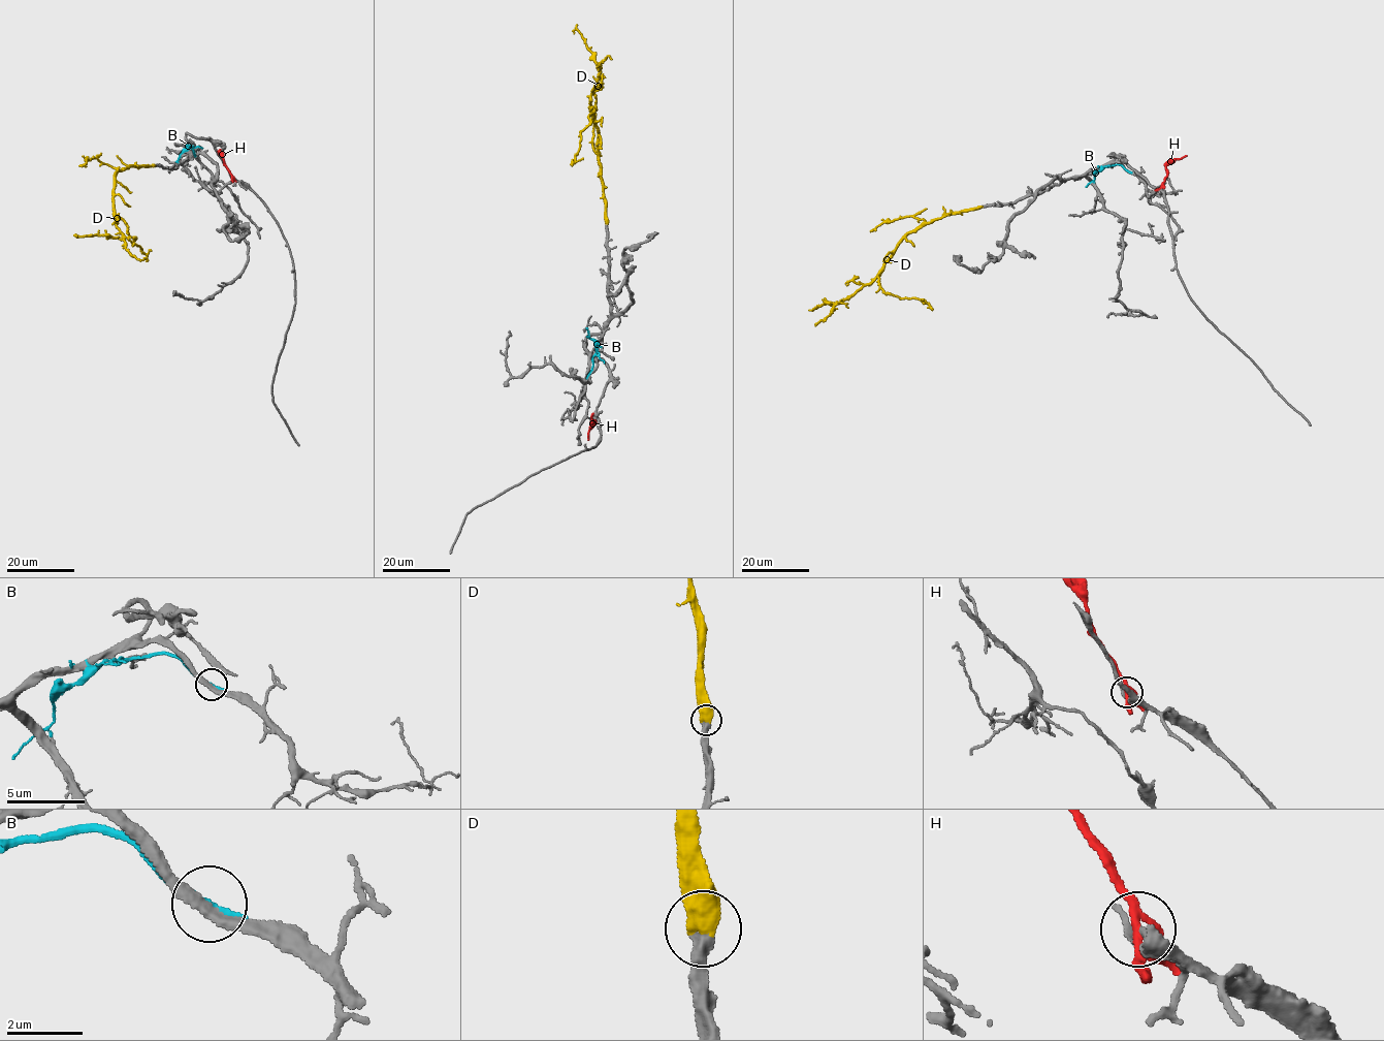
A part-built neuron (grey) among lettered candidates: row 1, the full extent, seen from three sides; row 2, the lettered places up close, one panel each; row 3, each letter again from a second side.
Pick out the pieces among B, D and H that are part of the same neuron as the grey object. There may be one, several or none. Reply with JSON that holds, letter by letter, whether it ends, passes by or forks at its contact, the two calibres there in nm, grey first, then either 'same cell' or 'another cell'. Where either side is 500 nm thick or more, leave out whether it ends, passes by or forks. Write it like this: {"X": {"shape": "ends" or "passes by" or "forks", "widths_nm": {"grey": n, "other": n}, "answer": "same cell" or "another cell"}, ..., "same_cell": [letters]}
{"B": {"shape": "ends", "widths_nm": {"grey": 280, "other": 280}, "answer": "another cell"}, "D": {"widths_nm": {"grey": 380, "other": 550}, "answer": "same cell"}, "H": {"shape": "forks", "widths_nm": {"grey": 260, "other": 190}, "answer": "another cell"}, "same_cell": ["D"]}

